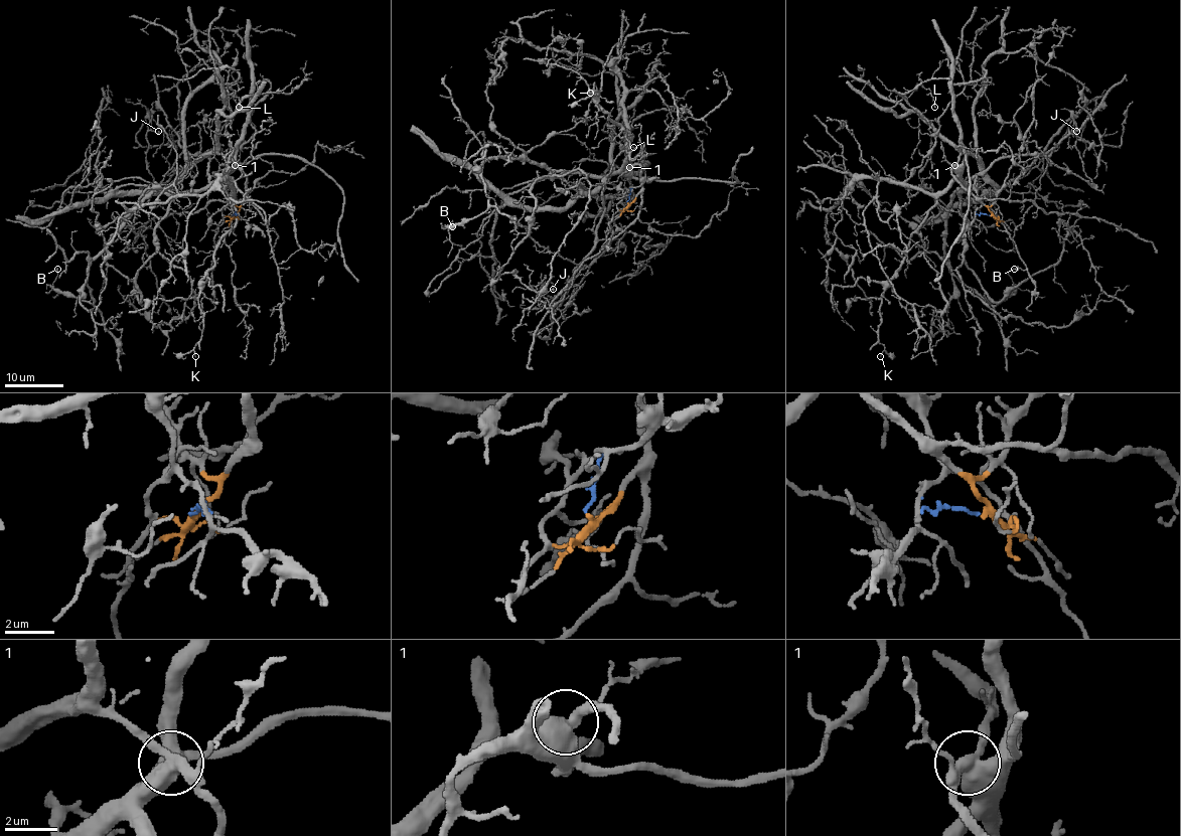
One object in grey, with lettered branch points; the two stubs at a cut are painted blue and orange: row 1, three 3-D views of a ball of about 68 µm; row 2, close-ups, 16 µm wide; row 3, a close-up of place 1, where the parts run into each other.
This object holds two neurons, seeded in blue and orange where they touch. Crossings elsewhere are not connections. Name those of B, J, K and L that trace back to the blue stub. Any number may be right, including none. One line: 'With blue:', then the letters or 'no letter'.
With blue: B, J, K

